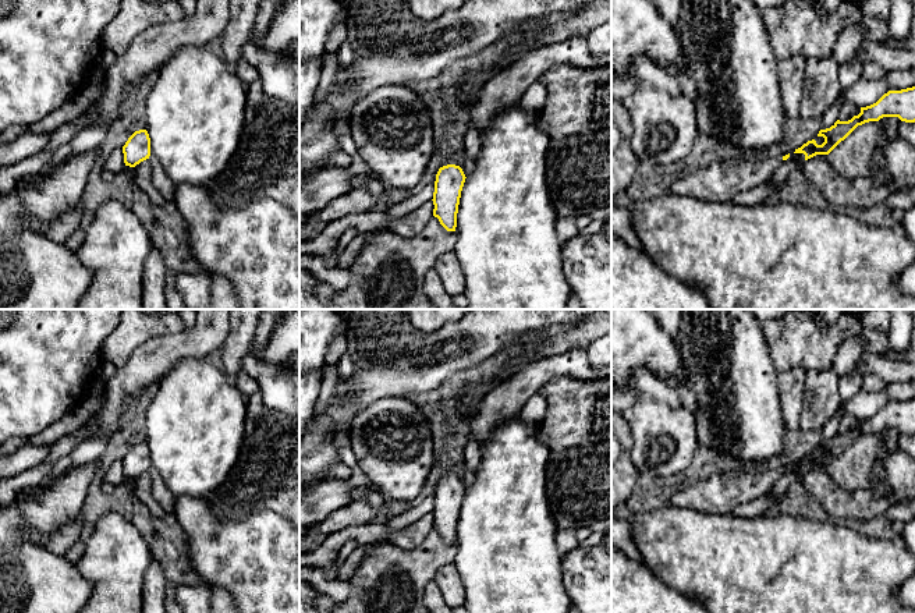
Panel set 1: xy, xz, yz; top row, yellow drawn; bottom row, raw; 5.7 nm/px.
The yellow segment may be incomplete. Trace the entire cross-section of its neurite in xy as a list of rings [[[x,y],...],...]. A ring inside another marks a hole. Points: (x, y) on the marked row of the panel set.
[[[146,130],[135,131],[123,146],[125,166],[135,167],[150,156],[150,138]]]

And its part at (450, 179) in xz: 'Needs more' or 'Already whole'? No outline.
Already whole

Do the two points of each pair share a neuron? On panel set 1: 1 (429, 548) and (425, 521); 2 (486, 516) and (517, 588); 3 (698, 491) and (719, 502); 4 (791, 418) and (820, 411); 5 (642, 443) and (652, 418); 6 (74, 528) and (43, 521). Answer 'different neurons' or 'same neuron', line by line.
1: different neurons
2: same neuron
3: same neuron
4: different neurons
5: same neuron
6: different neurons

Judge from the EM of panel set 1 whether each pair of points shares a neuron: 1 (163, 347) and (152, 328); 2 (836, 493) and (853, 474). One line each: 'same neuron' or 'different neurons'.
1: different neurons
2: different neurons

